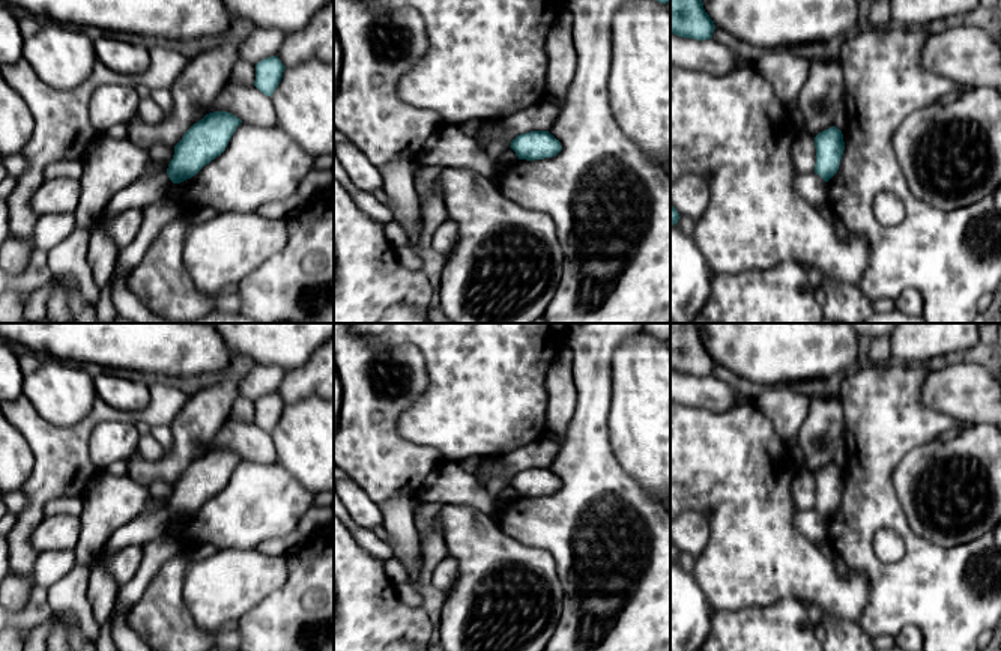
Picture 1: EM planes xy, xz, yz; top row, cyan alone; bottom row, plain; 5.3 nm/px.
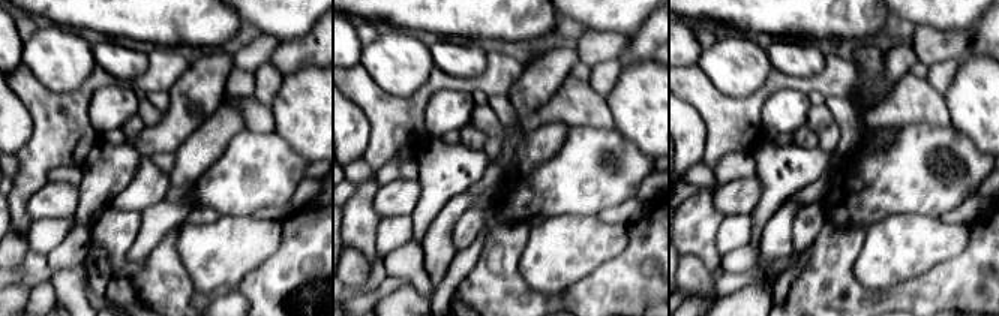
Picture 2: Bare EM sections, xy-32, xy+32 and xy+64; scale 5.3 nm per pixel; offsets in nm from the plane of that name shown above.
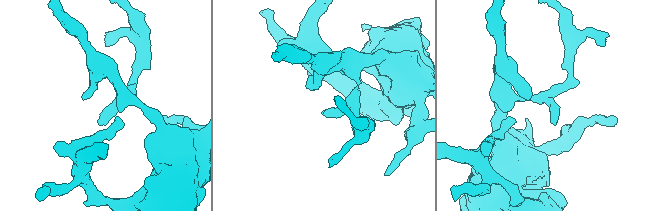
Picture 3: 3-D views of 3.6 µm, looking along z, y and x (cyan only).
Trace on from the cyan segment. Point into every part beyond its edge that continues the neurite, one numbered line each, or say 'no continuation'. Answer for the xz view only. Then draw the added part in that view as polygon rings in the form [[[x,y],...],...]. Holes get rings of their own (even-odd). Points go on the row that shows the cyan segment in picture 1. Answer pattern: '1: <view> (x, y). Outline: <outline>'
no continuation

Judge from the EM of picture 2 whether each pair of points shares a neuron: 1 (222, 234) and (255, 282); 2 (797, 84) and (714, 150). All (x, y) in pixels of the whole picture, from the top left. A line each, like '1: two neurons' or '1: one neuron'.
1: two neurons
2: one neuron

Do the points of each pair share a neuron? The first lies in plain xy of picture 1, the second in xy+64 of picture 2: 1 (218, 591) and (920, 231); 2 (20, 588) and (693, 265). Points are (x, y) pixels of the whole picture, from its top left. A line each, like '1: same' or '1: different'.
1: same
2: same

